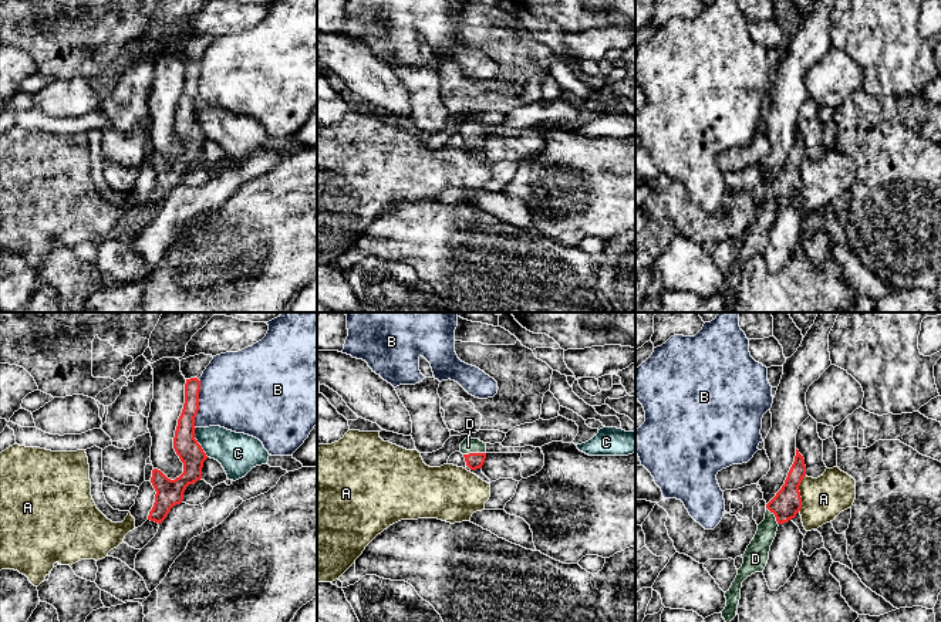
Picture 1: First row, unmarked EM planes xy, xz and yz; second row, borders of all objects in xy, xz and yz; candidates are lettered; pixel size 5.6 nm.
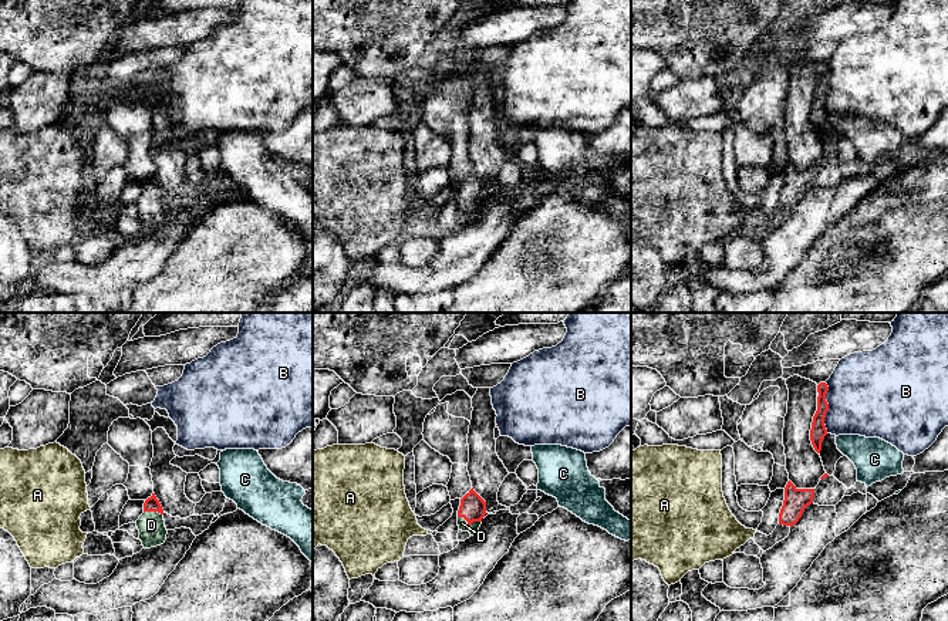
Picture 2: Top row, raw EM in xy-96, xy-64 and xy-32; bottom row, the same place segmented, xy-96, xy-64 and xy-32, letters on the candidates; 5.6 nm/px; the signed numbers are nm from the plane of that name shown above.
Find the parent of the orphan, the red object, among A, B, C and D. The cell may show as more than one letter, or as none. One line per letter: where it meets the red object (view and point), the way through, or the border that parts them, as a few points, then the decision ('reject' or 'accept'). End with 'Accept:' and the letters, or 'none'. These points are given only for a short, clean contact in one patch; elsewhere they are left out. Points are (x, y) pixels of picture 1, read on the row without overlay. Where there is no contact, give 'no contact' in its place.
A: contact yz (799, 175); border yz (805, 156), (799, 168), (800, 191), (798, 193); reject
B: contact xy (198, 85); border xy (199, 61), (199, 91), (195, 100), (195, 110); reject
C: contact xy (196, 124); border xy (195, 110), (195, 121), (208, 138); reject
D: contact xz (474, 135); way xz (474, 142), (474, 135), (468, 128); accept
Accept: D

